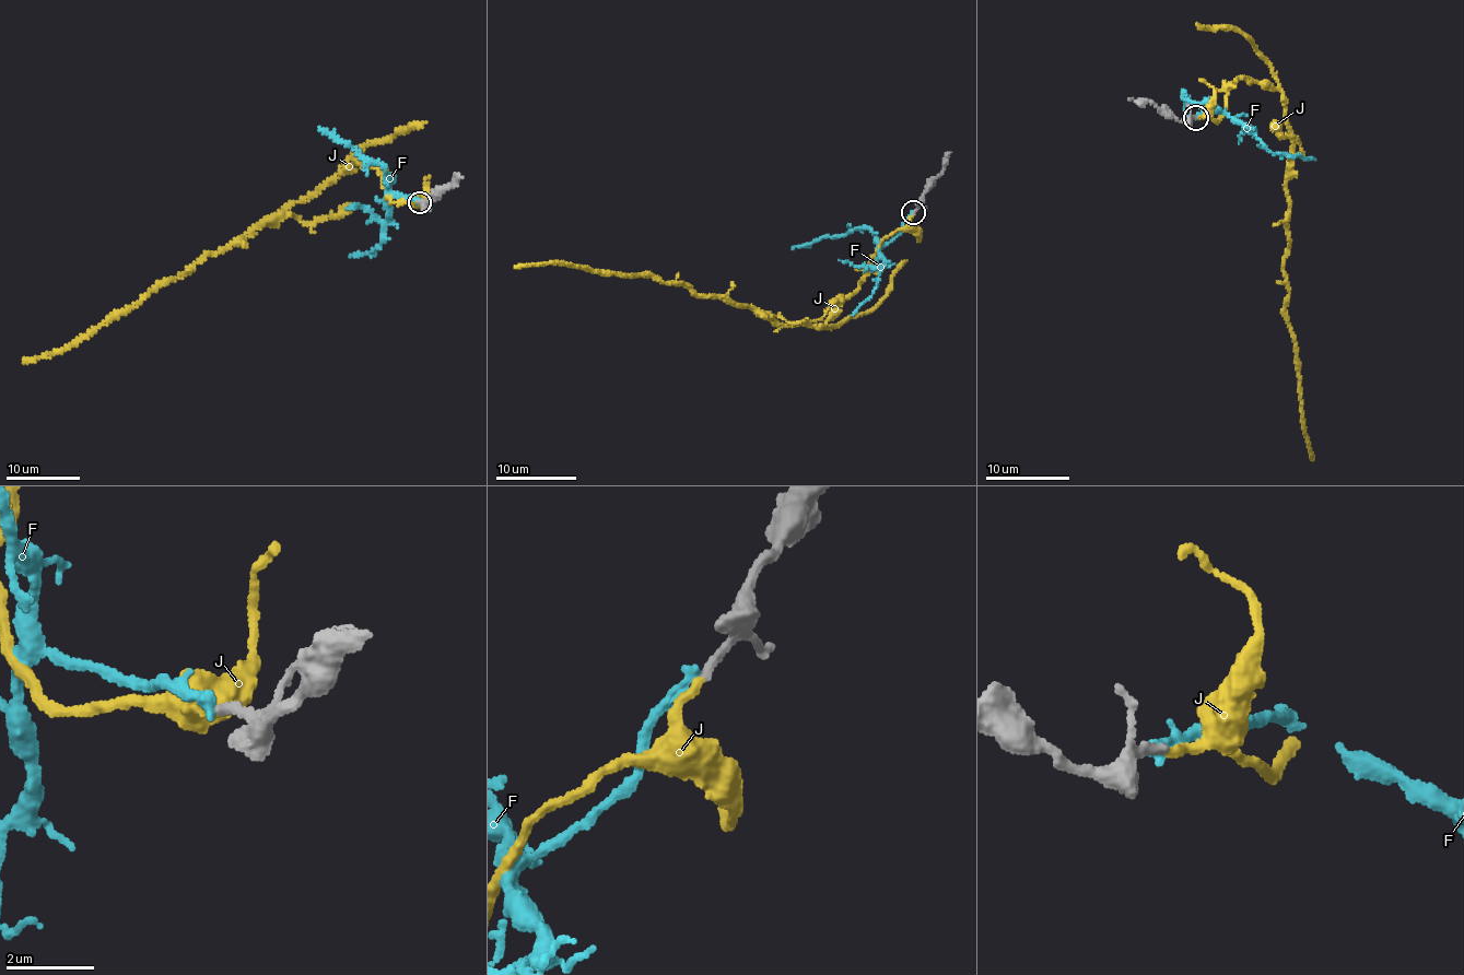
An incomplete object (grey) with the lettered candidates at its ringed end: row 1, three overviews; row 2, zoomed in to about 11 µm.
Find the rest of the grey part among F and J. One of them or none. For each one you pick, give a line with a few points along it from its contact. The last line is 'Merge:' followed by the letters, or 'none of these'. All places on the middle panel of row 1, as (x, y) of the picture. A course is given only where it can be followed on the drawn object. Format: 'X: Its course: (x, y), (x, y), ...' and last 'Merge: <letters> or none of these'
J: Its course: (914, 214), (882, 241), (855, 289), (822, 326), (777, 324), (741, 305), (643, 274), (562, 263), (514, 267)
Merge: J

